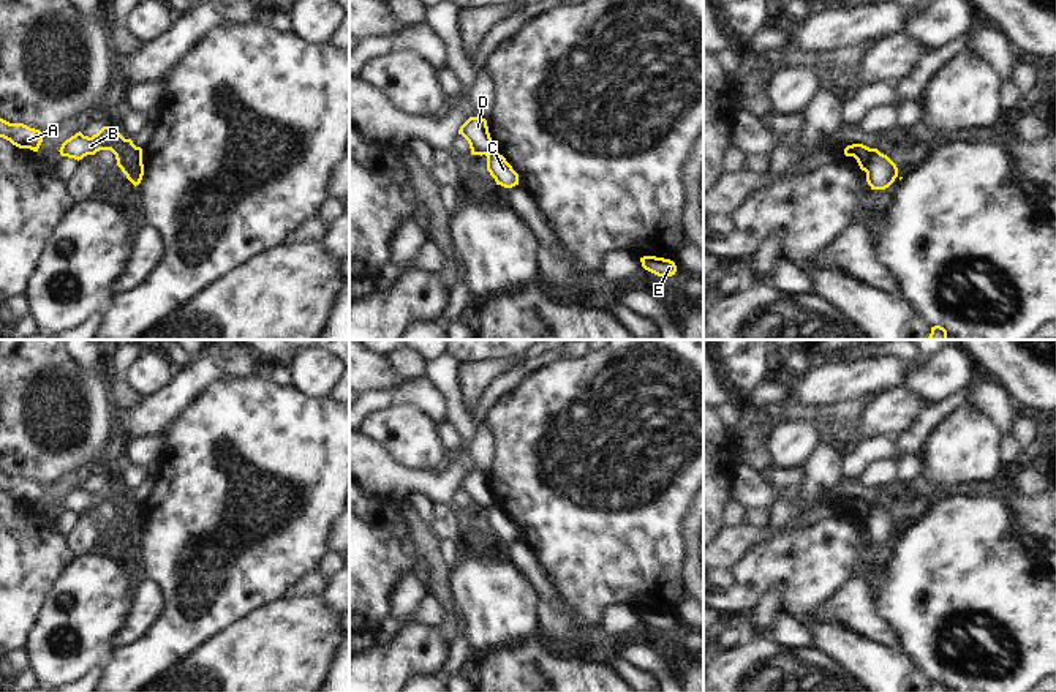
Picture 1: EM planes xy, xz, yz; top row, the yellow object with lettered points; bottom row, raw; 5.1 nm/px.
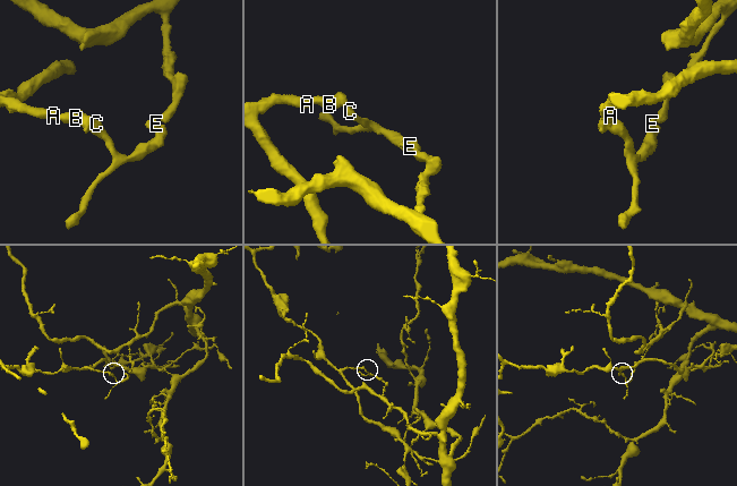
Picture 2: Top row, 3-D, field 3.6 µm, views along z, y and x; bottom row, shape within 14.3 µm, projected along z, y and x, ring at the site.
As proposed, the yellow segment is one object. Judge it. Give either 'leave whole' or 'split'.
split

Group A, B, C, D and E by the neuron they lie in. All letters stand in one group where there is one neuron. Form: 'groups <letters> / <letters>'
groups A B D / C E

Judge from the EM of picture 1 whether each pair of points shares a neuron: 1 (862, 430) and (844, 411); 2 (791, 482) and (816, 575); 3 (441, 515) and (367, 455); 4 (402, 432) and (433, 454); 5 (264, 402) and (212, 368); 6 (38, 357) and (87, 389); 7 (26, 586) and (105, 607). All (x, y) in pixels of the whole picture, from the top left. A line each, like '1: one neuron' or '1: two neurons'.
1: two neurons
2: one neuron
3: two neurons
4: one neuron
5: two neurons
6: one neuron
7: two neurons

